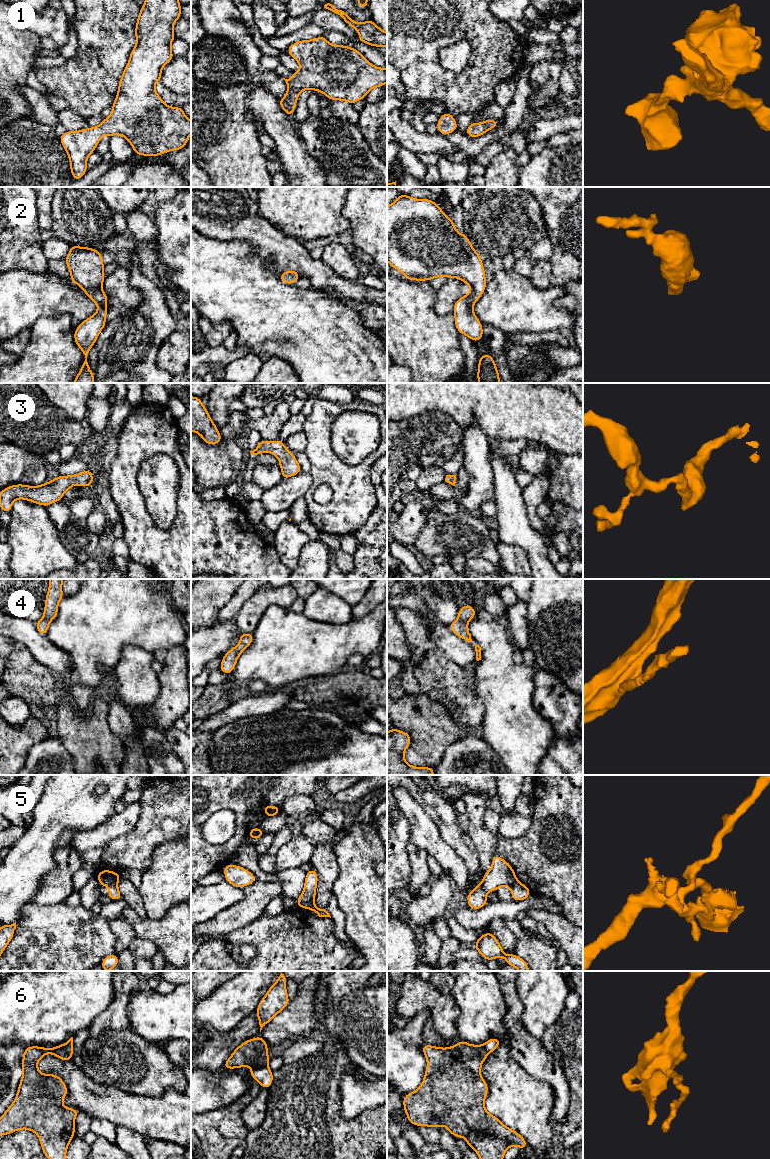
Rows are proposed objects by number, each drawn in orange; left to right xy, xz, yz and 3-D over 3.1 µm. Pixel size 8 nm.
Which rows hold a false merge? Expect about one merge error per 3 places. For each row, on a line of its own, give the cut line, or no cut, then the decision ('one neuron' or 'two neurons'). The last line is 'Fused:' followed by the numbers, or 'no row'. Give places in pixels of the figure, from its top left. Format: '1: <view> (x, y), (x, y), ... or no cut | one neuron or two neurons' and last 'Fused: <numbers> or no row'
1: no cut | one neuron
2: no cut | one neuron
3: no cut | one neuron
4: no cut | one neuron
5: xz (312, 901), (307, 902), (302, 907) | two neurons
6: xz (267, 1065), (252, 1070) | two neurons
Fused: 5, 6

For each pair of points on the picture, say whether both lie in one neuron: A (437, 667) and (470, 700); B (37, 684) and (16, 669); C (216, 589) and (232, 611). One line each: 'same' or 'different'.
A: same
B: same
C: different

